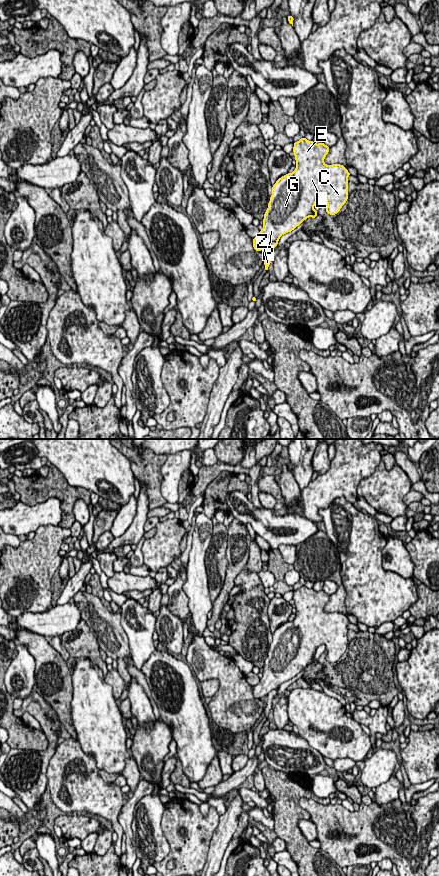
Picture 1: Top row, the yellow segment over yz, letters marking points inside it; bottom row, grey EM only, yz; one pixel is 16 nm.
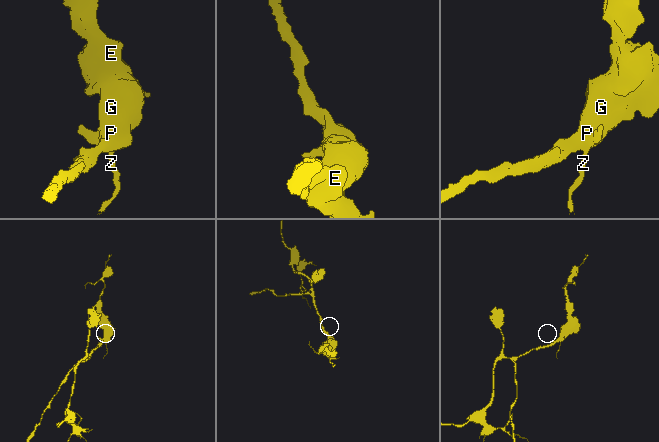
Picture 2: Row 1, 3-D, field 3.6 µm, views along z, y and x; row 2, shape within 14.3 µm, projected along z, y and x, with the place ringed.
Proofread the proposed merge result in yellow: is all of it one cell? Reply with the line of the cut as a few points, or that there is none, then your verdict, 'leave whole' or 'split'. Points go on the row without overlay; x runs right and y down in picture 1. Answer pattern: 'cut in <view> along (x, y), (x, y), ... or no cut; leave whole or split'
cut in yz along (278, 686), (266, 695); split

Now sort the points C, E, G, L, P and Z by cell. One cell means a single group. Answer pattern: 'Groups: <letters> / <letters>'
Groups: C E G L P / Z

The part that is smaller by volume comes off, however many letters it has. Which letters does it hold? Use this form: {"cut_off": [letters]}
{"cut_off": ["Z"]}

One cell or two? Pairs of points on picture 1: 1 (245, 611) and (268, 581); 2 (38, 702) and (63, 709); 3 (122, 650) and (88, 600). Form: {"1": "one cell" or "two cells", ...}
{"1": "two cells", "2": "two cells", "3": "one cell"}

